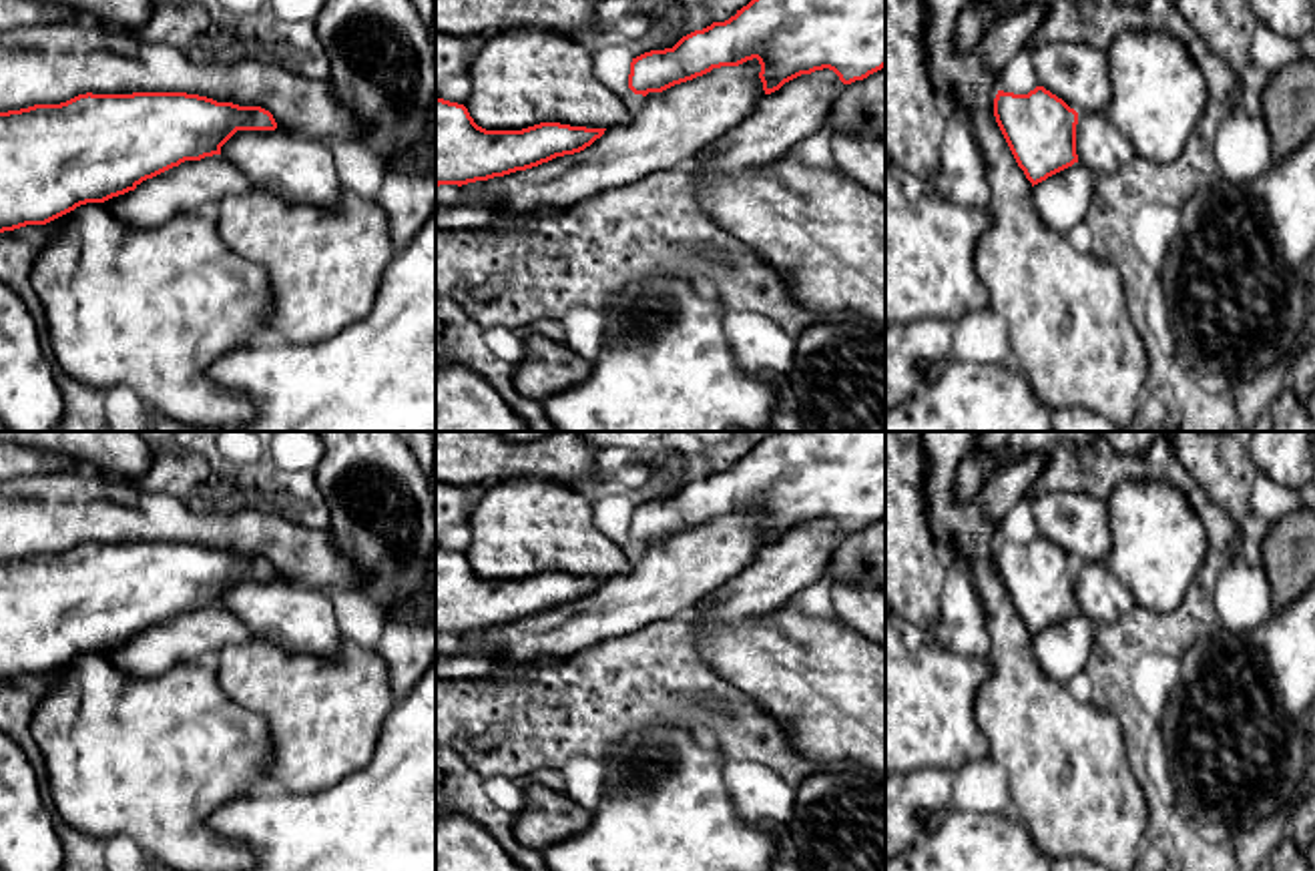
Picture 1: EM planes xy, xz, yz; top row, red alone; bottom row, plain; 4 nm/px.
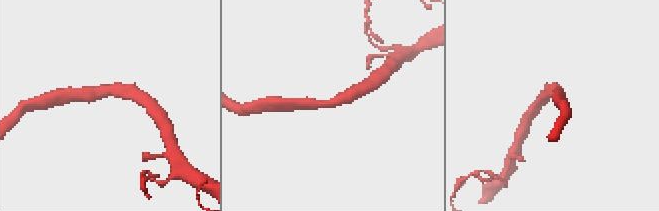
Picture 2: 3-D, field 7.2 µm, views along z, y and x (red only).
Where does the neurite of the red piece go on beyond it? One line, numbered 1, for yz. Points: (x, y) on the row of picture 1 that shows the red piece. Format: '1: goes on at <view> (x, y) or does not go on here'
1: goes on at yz (1063, 199)

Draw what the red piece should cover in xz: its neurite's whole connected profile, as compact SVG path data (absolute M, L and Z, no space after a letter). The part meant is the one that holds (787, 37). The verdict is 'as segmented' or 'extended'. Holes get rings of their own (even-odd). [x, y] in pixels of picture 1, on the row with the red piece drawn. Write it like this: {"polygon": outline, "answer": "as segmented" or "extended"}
{"polygon": "M751 0L729 20L695 30L673 48L632 58L628 88L646 102L628 124L540 122L522 130L486 130L464 104L436 96L436 187L460 187L454 201L436 201L436 229L486 231L506 217L566 211L600 193L683 169L785 82L829 68L851 84L883 66L885 0Z", "answer": "extended"}

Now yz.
{"polygon": "M1036 86L1028 94L998 90L996 122L1026 179L1048 227L1068 235L1084 223L1096 193L1096 175L1078 163L1078 112Z", "answer": "extended"}

